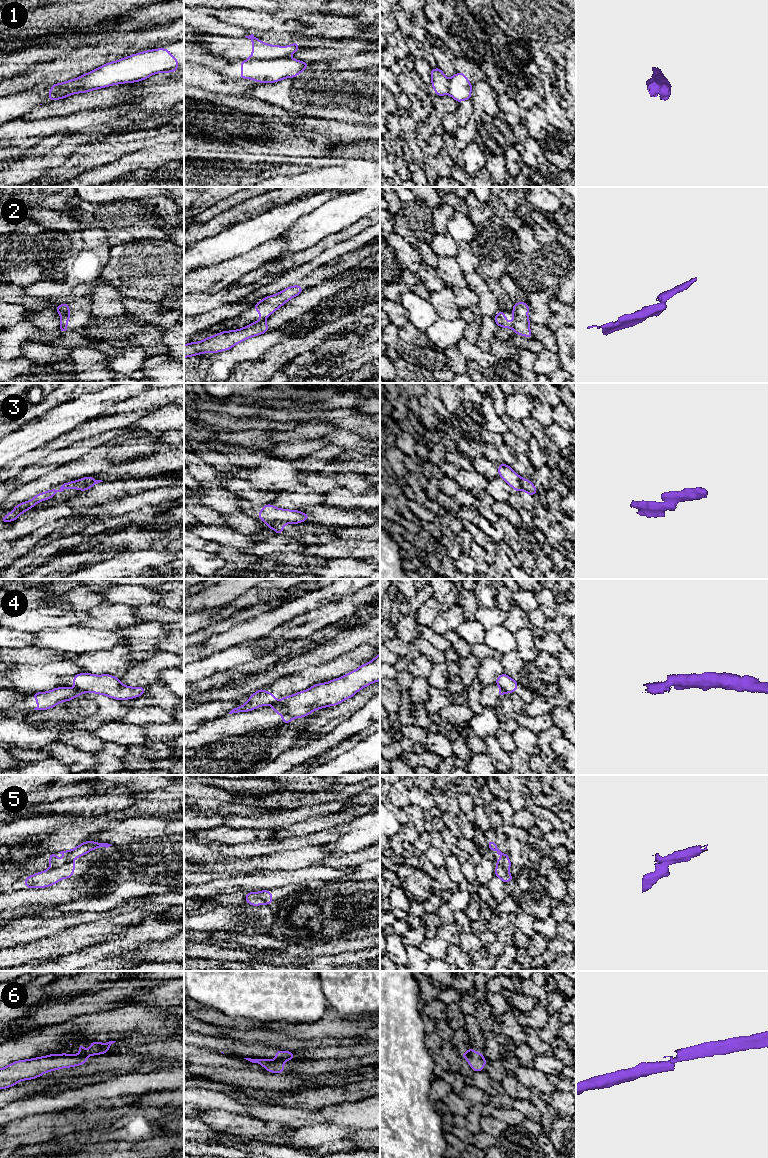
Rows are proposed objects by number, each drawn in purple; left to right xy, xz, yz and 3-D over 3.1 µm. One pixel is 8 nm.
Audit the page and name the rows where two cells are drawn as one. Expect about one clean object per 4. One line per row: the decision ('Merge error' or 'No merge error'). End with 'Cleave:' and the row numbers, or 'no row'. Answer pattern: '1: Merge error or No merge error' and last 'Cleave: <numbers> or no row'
1: Merge error
2: Merge error
3: Merge error
4: Merge error
5: Merge error
6: Merge error
Cleave: 1, 2, 3, 4, 5, 6

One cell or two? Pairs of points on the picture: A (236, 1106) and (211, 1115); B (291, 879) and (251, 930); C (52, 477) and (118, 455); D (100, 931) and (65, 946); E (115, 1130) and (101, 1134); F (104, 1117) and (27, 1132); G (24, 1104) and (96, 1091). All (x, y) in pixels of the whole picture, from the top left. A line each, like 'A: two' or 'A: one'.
A: two
B: two
C: one
D: one
E: one
F: one
G: one

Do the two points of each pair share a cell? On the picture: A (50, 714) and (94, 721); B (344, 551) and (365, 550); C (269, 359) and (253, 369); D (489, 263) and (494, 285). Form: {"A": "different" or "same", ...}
{"A": "same", "B": "same", "C": "same", "D": "different"}

